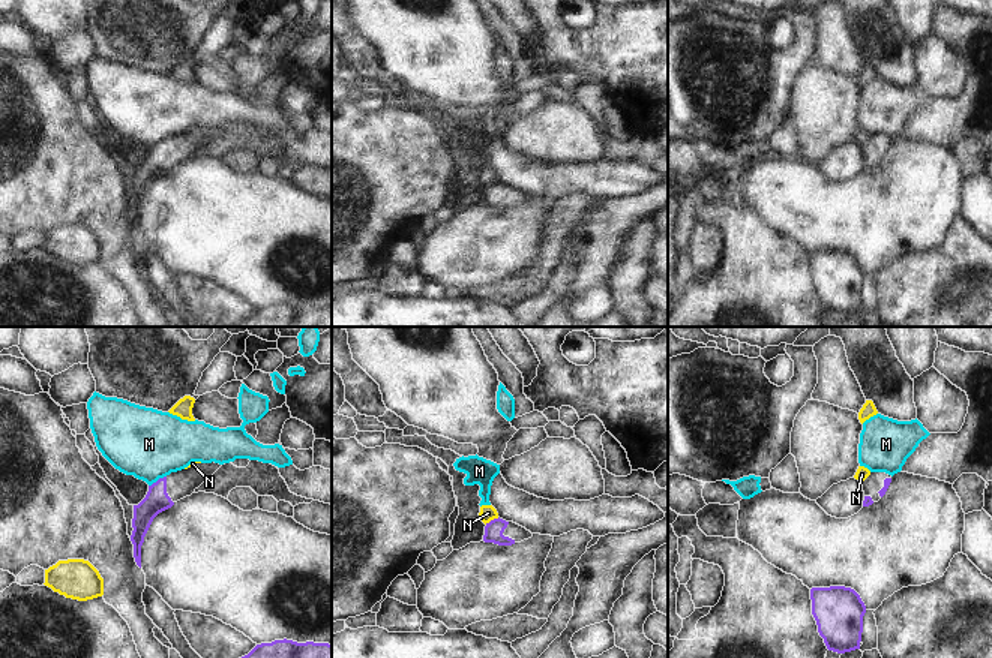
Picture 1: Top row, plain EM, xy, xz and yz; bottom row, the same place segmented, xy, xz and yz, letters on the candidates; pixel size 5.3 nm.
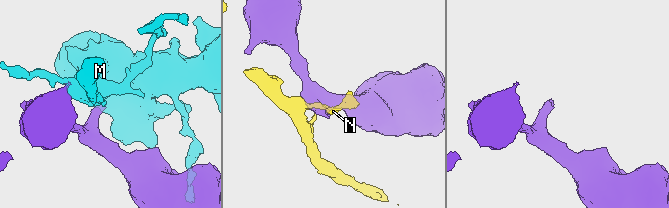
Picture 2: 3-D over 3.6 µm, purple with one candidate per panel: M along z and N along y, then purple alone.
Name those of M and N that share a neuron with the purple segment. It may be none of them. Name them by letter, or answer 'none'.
none

